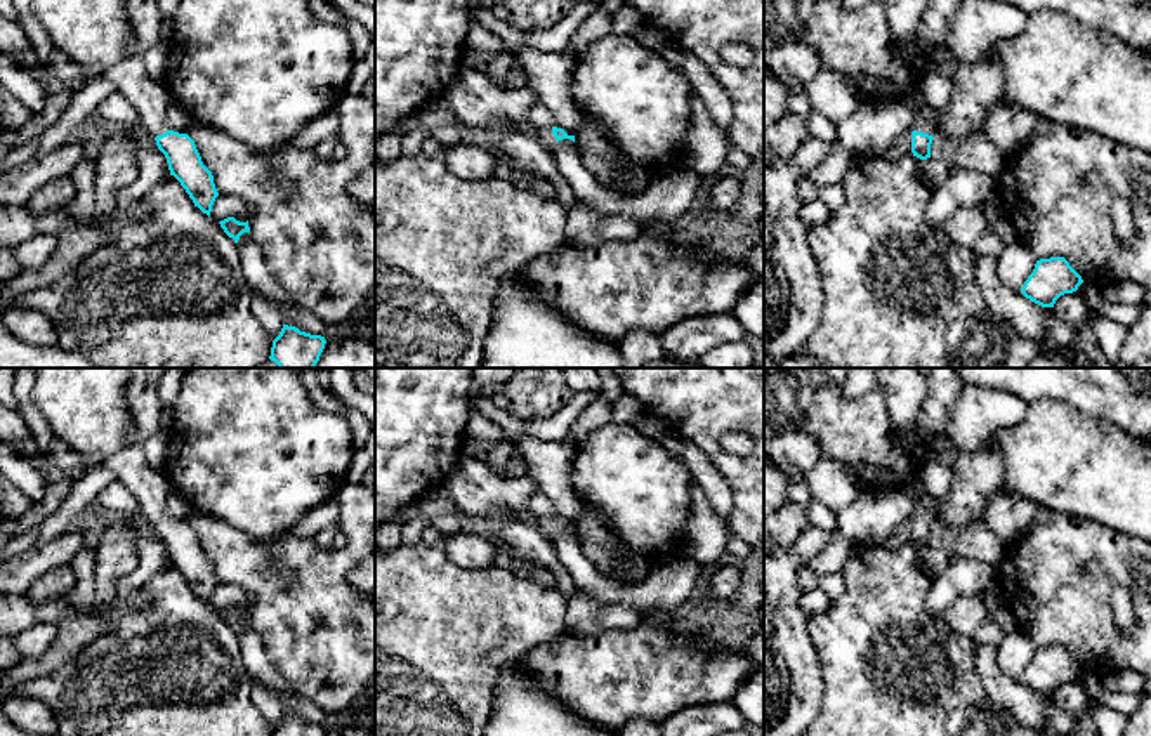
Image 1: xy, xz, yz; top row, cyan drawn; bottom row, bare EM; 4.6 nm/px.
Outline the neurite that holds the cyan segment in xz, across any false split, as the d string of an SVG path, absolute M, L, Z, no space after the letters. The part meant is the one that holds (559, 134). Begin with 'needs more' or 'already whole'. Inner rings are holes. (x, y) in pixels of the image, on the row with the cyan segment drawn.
needs more; M538 127L535 137L550 149L554 149L556 144L562 139L571 139L575 142L575 135L568 135L562 128L557 127Z

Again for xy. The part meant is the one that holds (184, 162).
needs more; M127 0L125 9L135 35L135 50L102 73L135 108L139 125L165 154L170 175L186 189L194 207L210 217L219 196L212 172L203 165L194 141L167 125L172 95L144 68L144 50L160 42L161 14L156 0Z

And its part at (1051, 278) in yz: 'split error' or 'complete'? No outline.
complete

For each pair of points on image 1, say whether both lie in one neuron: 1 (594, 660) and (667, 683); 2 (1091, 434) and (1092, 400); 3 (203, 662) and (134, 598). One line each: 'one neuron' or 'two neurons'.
1: one neuron
2: two neurons
3: two neurons

